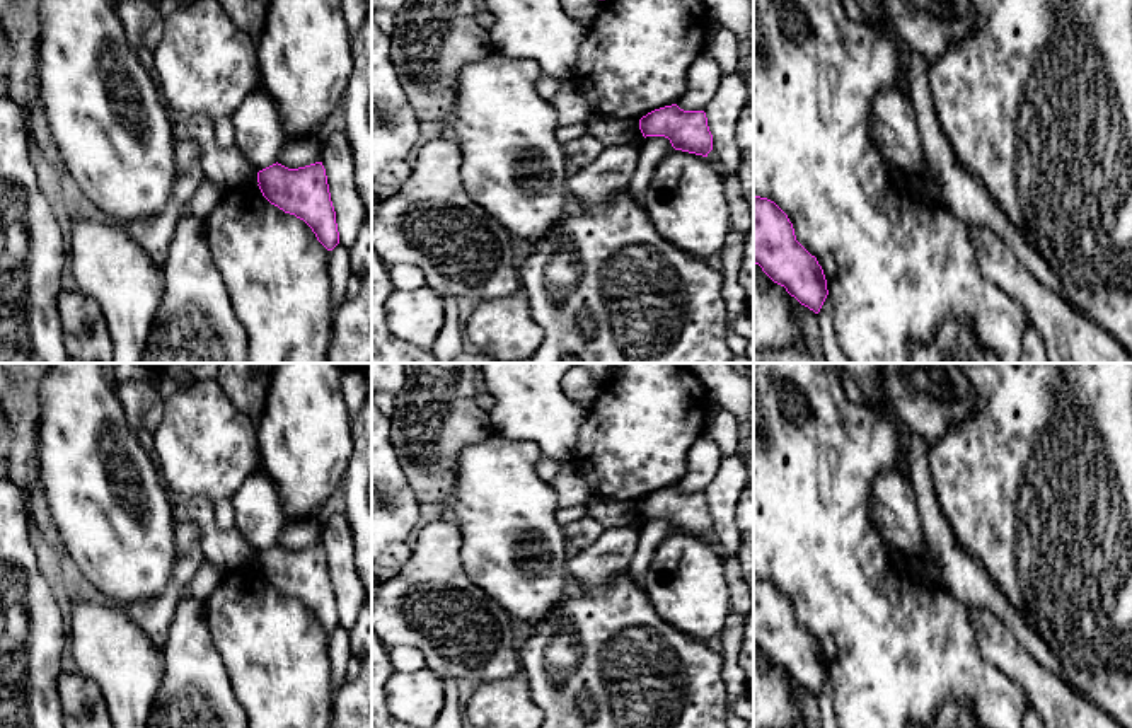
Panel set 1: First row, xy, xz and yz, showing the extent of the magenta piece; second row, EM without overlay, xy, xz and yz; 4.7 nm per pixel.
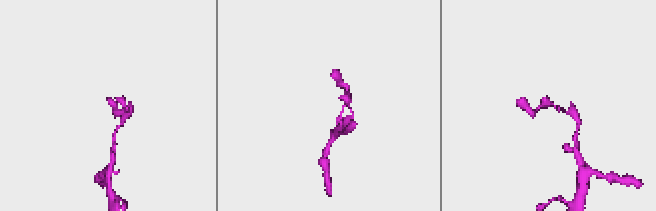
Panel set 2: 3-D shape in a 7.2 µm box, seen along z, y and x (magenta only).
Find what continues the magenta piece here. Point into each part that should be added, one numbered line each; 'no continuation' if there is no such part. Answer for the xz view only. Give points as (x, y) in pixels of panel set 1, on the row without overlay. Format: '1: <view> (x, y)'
no continuation

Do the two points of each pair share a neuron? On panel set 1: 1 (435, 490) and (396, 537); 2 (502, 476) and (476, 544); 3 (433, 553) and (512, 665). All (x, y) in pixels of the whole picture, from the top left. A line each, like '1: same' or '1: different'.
1: different
2: same
3: same

